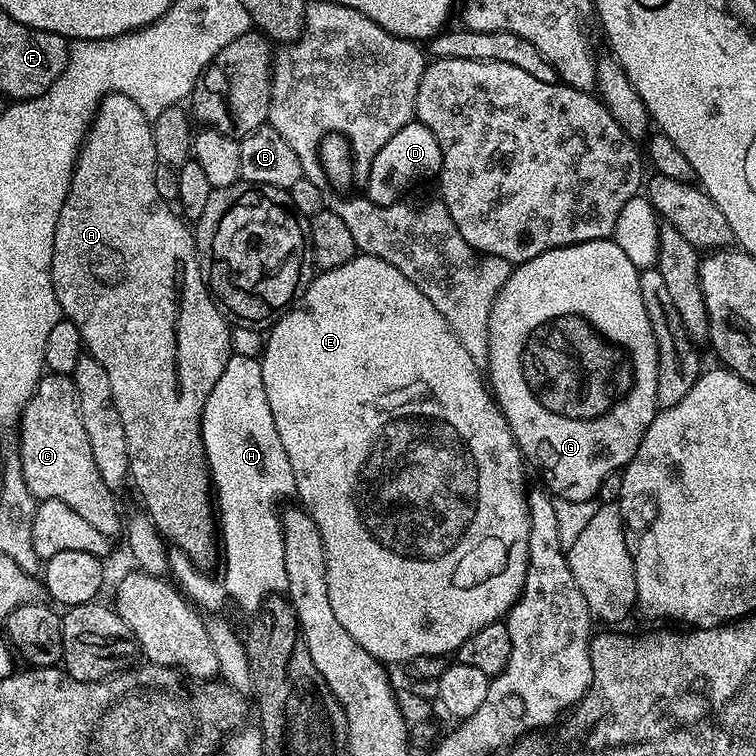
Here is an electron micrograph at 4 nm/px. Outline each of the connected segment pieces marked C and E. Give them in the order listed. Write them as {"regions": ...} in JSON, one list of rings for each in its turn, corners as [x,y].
{"regions":[[[[41,375],[40,384],[34,390],[26,410],[20,415],[18,437],[20,445],[20,469],[37,501],[61,500],[78,510],[94,530],[109,538],[121,535],[120,508],[116,505],[117,493],[98,474],[94,466],[94,454],[90,450],[90,438],[86,438],[86,426],[82,426],[76,387],[71,376]]],[[[357,254],[353,260],[342,266],[325,268],[319,274],[313,275],[312,285],[306,289],[304,296],[298,301],[296,307],[288,309],[285,316],[278,323],[272,325],[267,336],[268,345],[264,348],[264,356],[259,357],[262,366],[262,386],[266,386],[266,402],[270,402],[270,414],[274,418],[278,438],[282,438],[282,446],[286,446],[286,458],[290,458],[290,470],[294,470],[295,495],[300,496],[301,501],[299,500],[299,503],[304,511],[310,514],[310,518],[314,518],[314,526],[318,526],[318,534],[322,534],[322,546],[324,547],[326,566],[328,567],[326,578],[328,579],[330,606],[334,610],[334,618],[338,618],[338,622],[342,622],[342,626],[349,632],[350,638],[354,638],[354,642],[358,642],[358,646],[362,646],[362,650],[366,650],[366,654],[374,654],[374,658],[385,665],[393,666],[392,664],[400,663],[400,665],[403,665],[422,654],[448,656],[455,653],[456,649],[462,646],[462,642],[466,642],[466,638],[470,638],[470,634],[478,634],[478,630],[482,630],[482,626],[487,624],[503,621],[509,610],[516,604],[516,599],[520,596],[521,590],[524,589],[526,574],[528,573],[530,510],[528,509],[529,489],[524,488],[526,461],[524,453],[516,444],[516,439],[506,422],[506,418],[500,413],[500,408],[495,402],[485,377],[482,375],[482,369],[476,365],[474,358],[470,358],[466,346],[462,346],[462,342],[458,342],[458,338],[454,338],[454,330],[450,330],[446,318],[442,318],[442,314],[438,314],[434,302],[430,302],[430,298],[426,298],[426,294],[422,294],[422,290],[418,290],[418,286],[414,286],[414,282],[410,282],[410,278],[406,278],[406,274],[402,274],[402,270],[394,270],[394,266],[390,266],[390,262],[382,262],[382,258]]]]}

